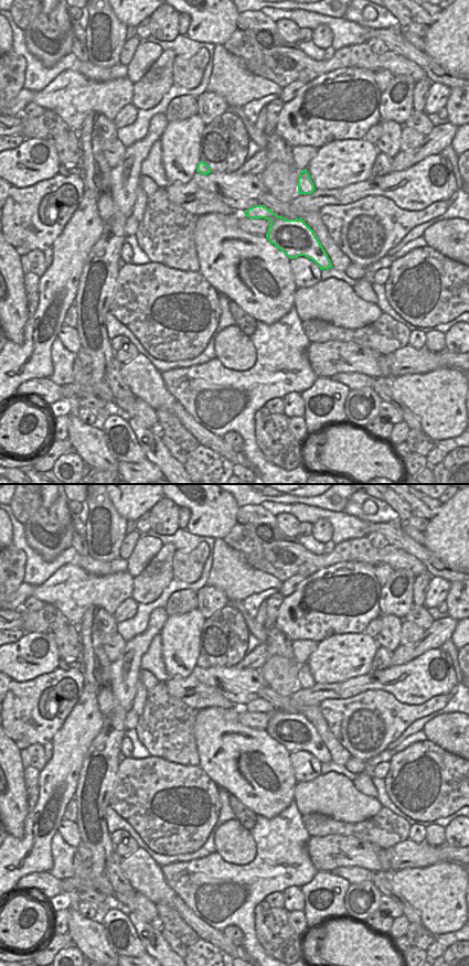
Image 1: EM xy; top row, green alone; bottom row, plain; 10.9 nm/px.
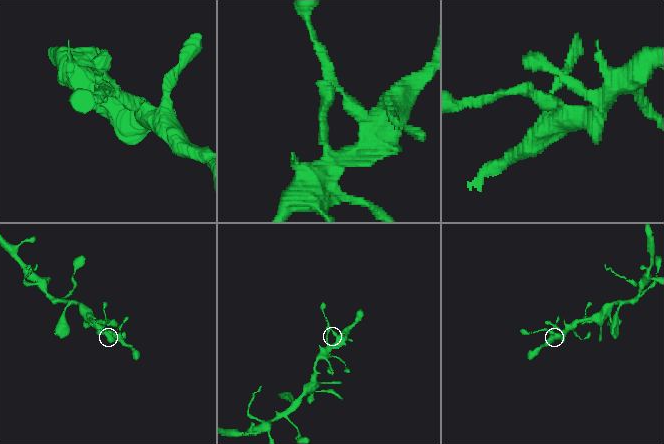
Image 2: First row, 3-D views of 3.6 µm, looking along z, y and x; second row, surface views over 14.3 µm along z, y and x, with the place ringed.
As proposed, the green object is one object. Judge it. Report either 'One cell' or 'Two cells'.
One cell.

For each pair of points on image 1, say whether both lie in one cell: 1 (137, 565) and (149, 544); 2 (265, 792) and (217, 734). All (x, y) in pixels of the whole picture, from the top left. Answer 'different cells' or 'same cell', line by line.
1: same cell
2: same cell

